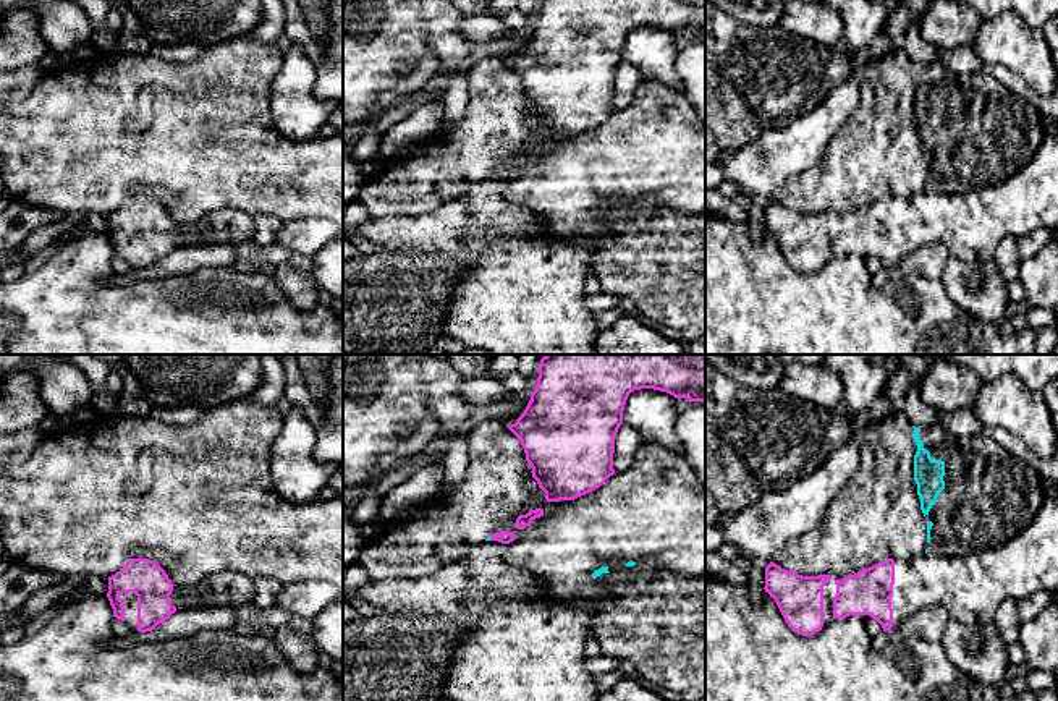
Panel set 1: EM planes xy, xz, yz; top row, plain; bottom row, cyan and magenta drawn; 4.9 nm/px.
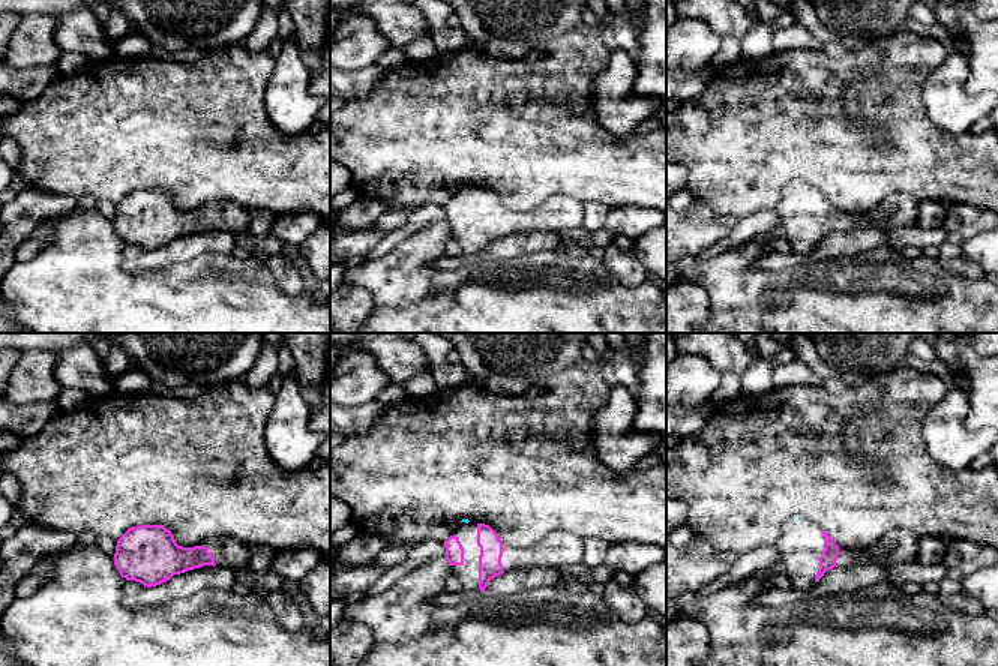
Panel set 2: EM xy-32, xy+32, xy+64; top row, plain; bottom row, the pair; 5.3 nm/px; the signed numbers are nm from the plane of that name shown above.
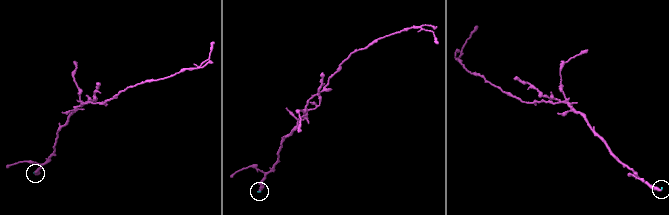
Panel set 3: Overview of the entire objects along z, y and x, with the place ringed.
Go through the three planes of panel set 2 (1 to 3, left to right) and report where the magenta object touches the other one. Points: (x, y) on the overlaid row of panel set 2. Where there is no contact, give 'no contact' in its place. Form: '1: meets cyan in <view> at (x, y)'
1: no contact
2: no contact
3: no contact

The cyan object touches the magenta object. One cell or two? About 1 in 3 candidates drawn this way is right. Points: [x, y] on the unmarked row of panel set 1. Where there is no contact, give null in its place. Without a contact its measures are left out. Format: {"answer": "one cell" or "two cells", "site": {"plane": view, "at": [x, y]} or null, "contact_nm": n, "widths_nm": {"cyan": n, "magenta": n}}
{"answer": "two cells", "site": {"plane": "xz", "at": [489, 175]}, "contact_nm": 30, "widths_nm": {"cyan": 20, "magenta": 60}}

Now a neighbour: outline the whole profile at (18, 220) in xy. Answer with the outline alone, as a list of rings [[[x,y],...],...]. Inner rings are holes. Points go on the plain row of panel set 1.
[[[11,199],[0,214],[0,254],[16,251],[32,232],[65,217],[61,212],[26,206]]]

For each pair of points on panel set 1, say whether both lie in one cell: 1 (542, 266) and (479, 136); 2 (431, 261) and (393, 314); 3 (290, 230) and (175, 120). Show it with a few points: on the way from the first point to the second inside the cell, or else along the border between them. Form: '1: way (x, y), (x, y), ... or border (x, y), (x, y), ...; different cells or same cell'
1: border (502, 191), (508, 201), (524, 206), (542, 217); different cells
2: way (431, 274), (403, 301); same cell
3: border (321, 217), (283, 222); different cells

